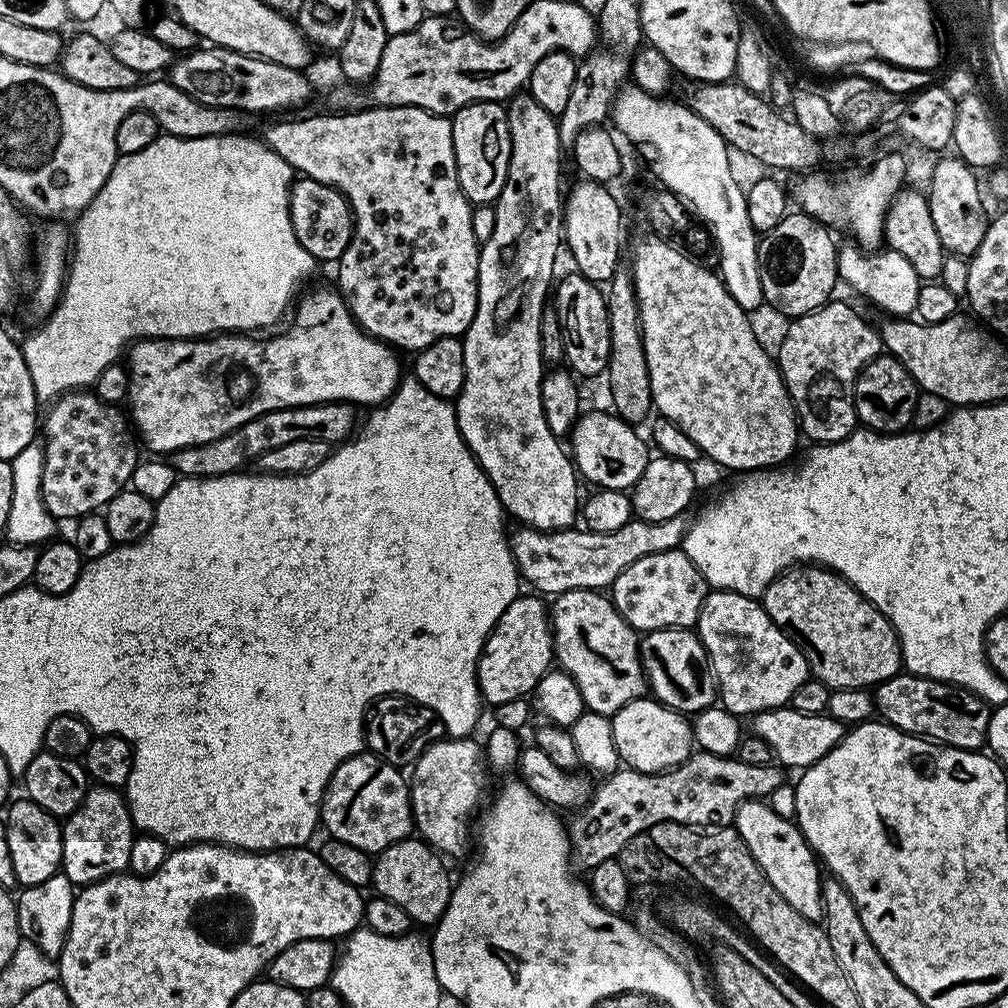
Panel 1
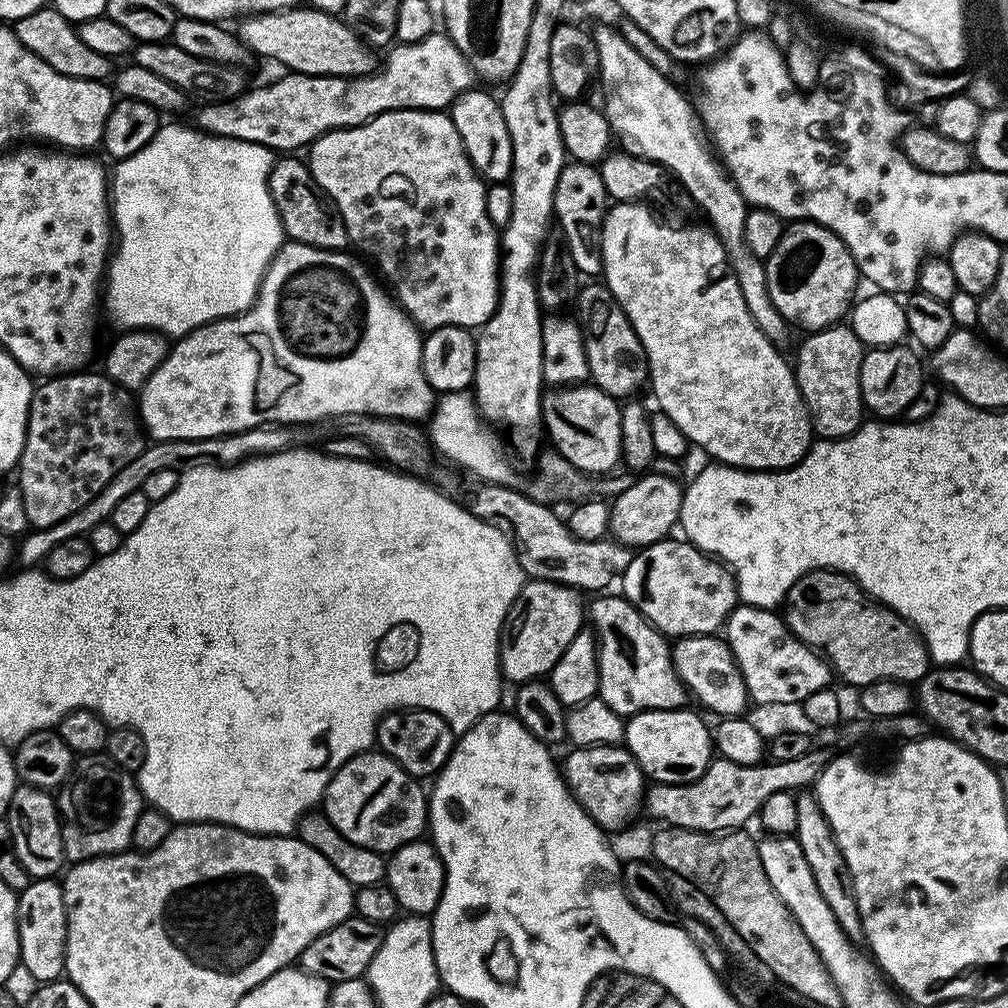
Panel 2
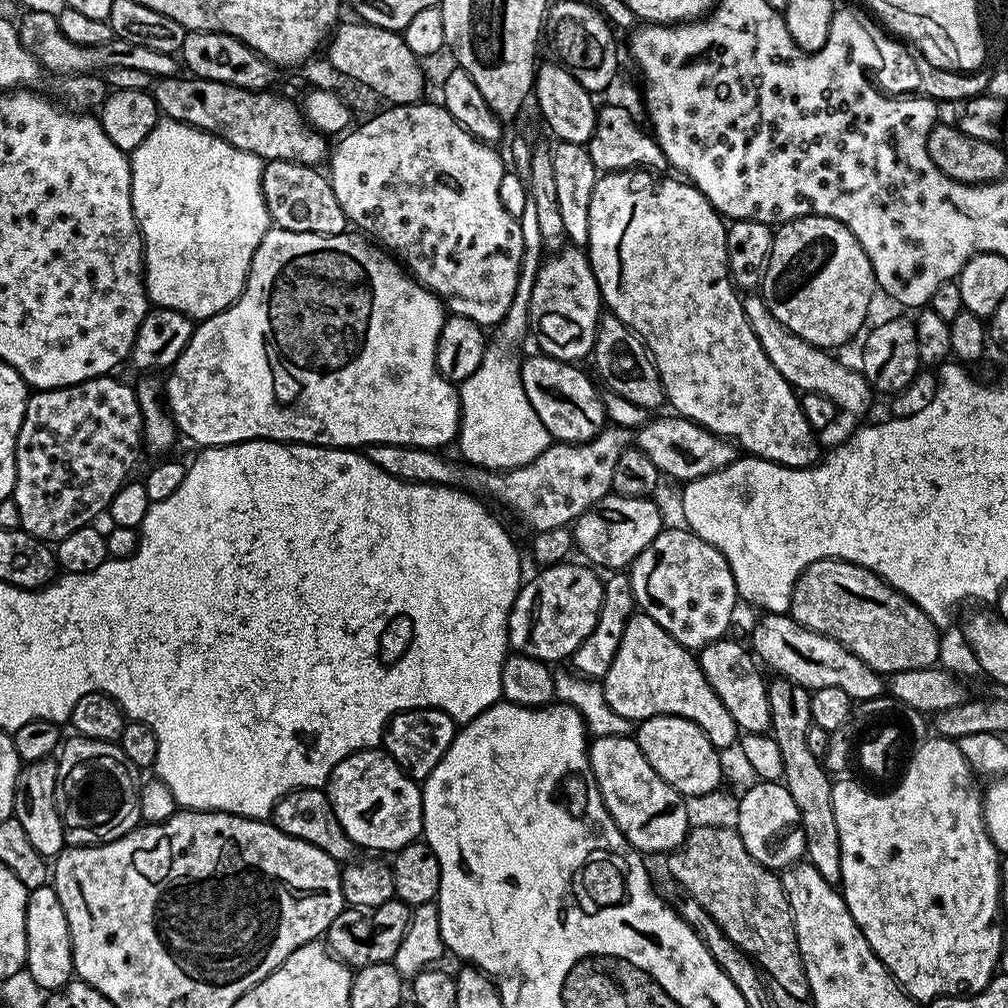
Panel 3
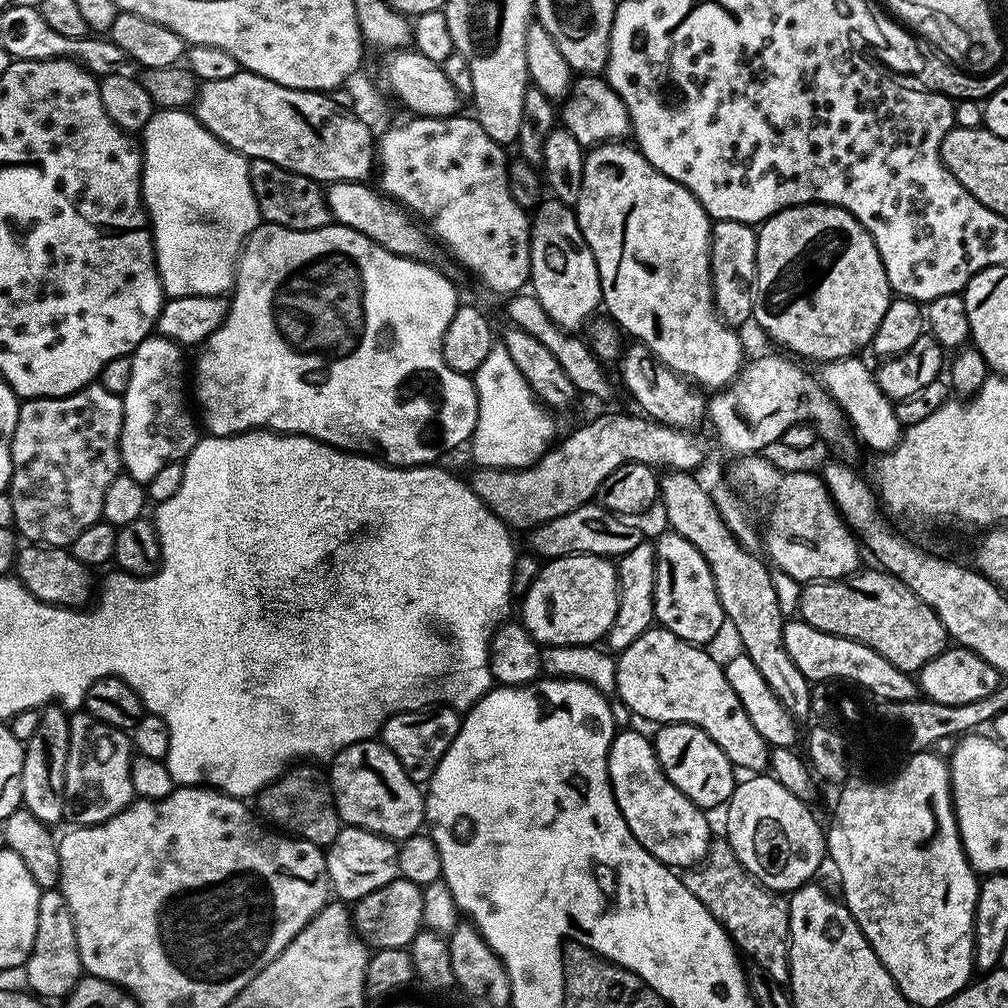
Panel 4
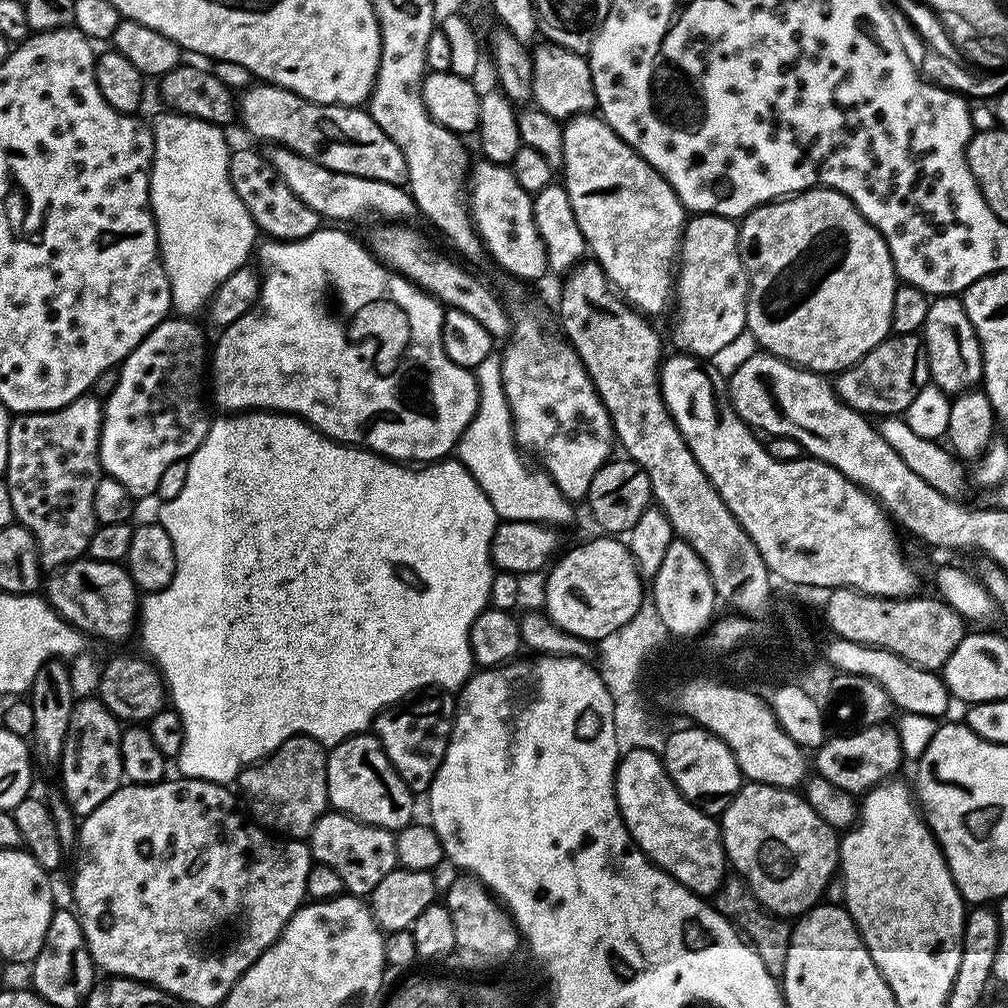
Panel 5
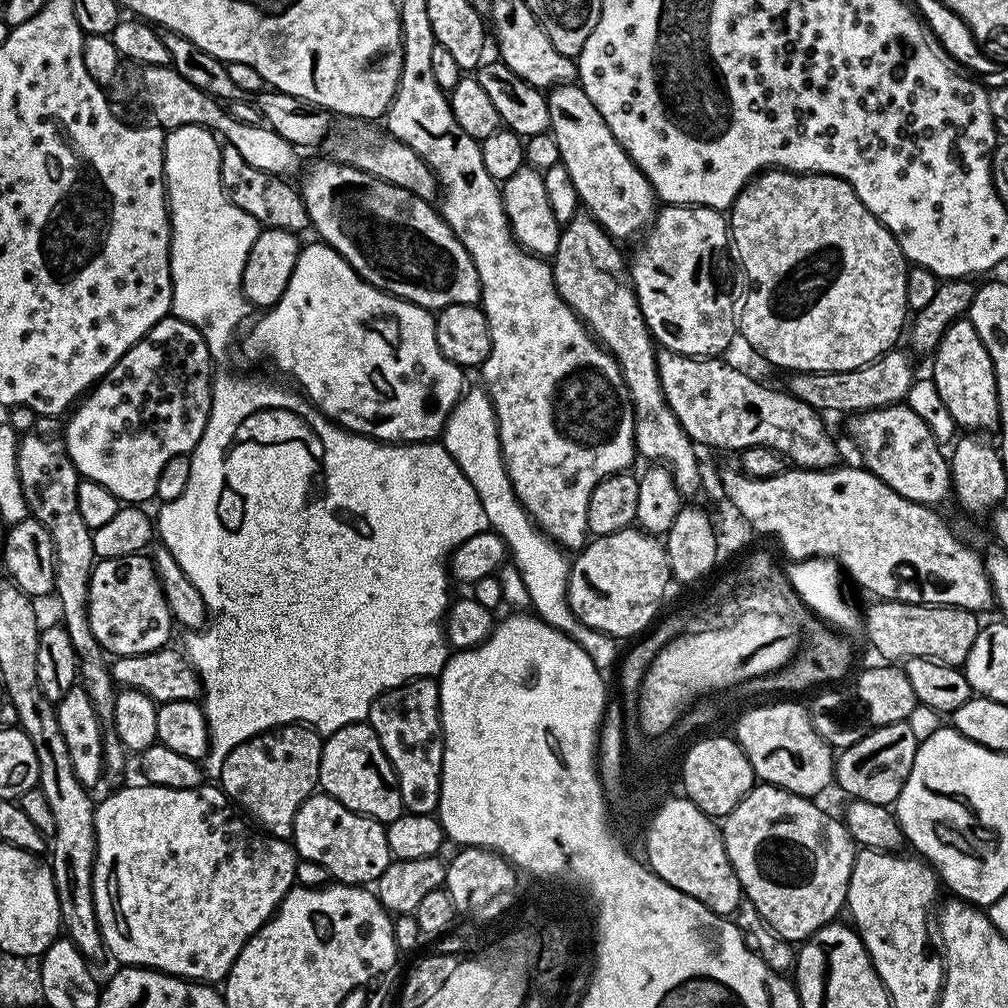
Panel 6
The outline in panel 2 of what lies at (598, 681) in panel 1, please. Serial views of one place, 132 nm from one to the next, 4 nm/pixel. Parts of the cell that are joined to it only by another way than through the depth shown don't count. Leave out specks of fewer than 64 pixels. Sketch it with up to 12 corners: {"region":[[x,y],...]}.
{"region":[[617,594],[600,608],[599,695],[619,716],[706,701],[673,637]]}

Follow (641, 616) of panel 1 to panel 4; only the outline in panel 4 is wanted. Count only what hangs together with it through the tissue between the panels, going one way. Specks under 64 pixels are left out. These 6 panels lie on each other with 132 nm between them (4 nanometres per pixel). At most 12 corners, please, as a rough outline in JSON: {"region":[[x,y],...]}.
{"region":[[664,530],[655,623],[708,646],[726,617],[706,558]]}

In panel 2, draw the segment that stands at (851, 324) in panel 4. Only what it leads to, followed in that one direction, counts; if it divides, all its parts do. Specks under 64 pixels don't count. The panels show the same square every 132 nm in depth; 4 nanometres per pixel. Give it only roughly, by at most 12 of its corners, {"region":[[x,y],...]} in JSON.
{"region":[[789,220],[763,265],[797,329],[849,319],[852,248],[821,220]]}

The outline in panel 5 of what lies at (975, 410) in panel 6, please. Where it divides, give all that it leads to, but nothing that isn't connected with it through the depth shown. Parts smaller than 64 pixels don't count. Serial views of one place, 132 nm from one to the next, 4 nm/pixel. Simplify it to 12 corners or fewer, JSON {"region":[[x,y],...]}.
{"region":[[959,295],[929,303],[922,339],[931,383],[975,389],[980,339]]}

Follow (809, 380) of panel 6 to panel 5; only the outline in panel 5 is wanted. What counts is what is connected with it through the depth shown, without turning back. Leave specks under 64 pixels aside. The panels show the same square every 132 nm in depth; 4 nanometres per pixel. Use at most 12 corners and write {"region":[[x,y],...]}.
{"region":[[892,334],[839,373],[843,404],[903,414],[928,383],[916,334]]}

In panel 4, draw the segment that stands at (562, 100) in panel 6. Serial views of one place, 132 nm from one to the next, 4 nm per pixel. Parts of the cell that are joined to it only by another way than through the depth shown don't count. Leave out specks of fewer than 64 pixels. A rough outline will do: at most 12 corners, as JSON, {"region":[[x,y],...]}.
{"region":[[624,142],[585,155],[576,221],[607,315],[723,390],[713,221]]}

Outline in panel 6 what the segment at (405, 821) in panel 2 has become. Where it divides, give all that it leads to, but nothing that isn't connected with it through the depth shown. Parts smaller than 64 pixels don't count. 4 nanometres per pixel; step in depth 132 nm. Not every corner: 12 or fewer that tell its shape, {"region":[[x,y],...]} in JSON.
{"region":[[367,722],[327,733],[319,787],[385,826],[405,813]]}

